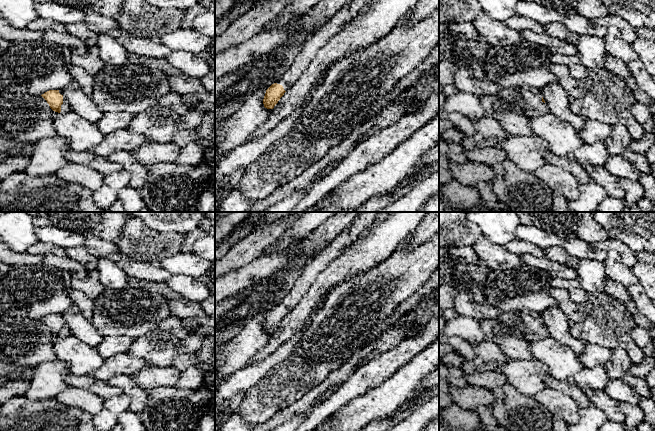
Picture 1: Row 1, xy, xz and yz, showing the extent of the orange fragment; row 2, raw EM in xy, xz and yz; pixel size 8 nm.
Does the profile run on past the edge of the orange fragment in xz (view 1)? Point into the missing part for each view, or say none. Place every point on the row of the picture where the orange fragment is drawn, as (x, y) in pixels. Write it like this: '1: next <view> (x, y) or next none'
1: next xz (325, 33)

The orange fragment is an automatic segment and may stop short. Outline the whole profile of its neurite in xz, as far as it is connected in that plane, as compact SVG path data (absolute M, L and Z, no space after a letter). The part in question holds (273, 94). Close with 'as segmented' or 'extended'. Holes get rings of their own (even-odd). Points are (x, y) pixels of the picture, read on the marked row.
M350 0L303 44L300 53L296 56L289 69L276 83L266 90L263 99L265 108L274 108L284 93L302 76L317 52L338 34L370 1Z; extended

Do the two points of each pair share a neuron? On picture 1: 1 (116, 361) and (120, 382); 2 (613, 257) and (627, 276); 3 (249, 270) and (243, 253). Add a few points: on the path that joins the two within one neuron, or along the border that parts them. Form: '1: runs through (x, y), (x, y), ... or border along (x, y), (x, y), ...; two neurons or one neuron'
1: border along (131, 374), (115, 374), (105, 381); two neurons
2: runs through (613, 262), (622, 271); one neuron
3: border along (263, 251), (248, 263), (225, 273); two neurons

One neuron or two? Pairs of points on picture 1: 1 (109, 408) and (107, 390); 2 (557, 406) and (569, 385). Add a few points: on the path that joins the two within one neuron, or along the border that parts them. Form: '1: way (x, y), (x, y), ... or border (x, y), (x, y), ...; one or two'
1: border (122, 393), (105, 399); two
2: border (546, 386), (564, 392), (580, 407); two

